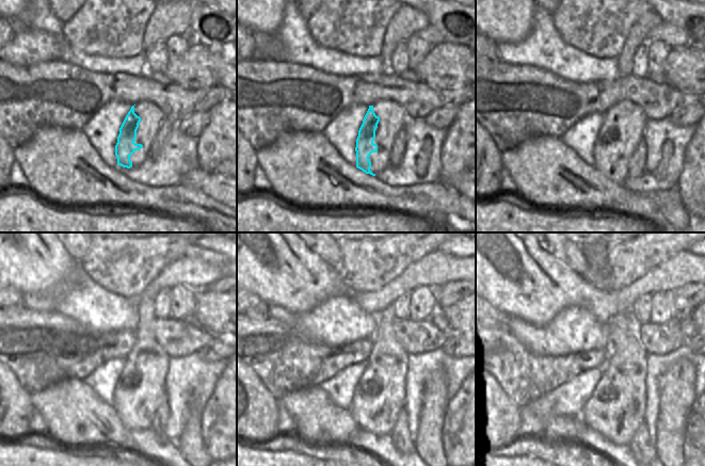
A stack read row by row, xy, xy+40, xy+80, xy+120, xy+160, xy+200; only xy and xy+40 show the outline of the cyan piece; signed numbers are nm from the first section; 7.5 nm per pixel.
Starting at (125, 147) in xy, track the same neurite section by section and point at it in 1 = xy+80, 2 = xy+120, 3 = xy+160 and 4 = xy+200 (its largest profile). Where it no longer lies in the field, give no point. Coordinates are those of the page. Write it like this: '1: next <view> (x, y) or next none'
1: next xy+80 (604, 146)
2: next xy+120 (126, 384)
3: next xy+160 (359, 407)
4: next xy+200 (596, 417)

